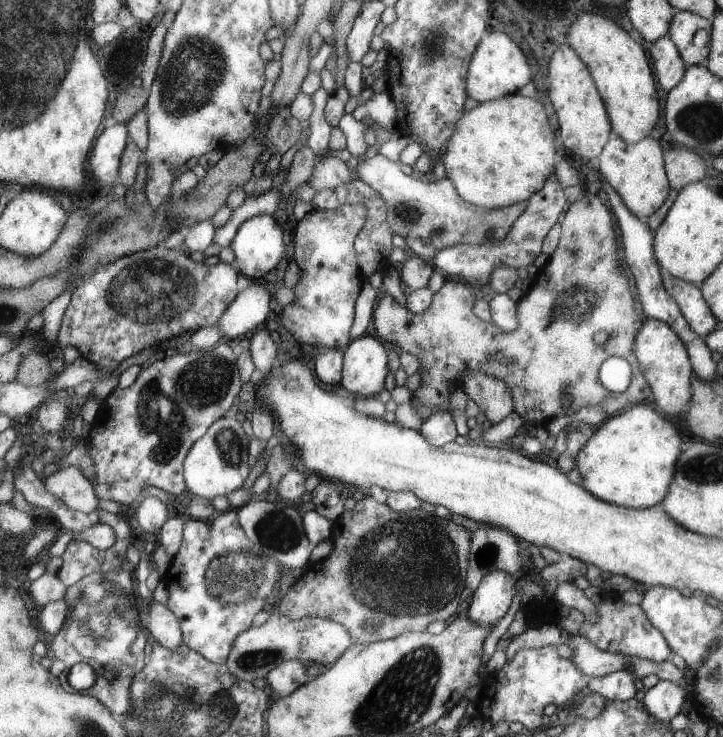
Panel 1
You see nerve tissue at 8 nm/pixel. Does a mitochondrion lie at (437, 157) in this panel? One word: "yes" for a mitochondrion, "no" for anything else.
no

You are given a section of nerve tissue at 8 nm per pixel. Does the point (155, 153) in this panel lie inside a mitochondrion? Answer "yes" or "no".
no

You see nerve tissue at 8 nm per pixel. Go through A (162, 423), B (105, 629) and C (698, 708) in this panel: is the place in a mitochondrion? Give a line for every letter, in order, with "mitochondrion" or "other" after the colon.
A: mitochondrion
B: mitochondrion
C: other

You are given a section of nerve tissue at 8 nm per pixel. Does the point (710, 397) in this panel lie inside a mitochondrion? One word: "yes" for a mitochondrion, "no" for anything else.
no

